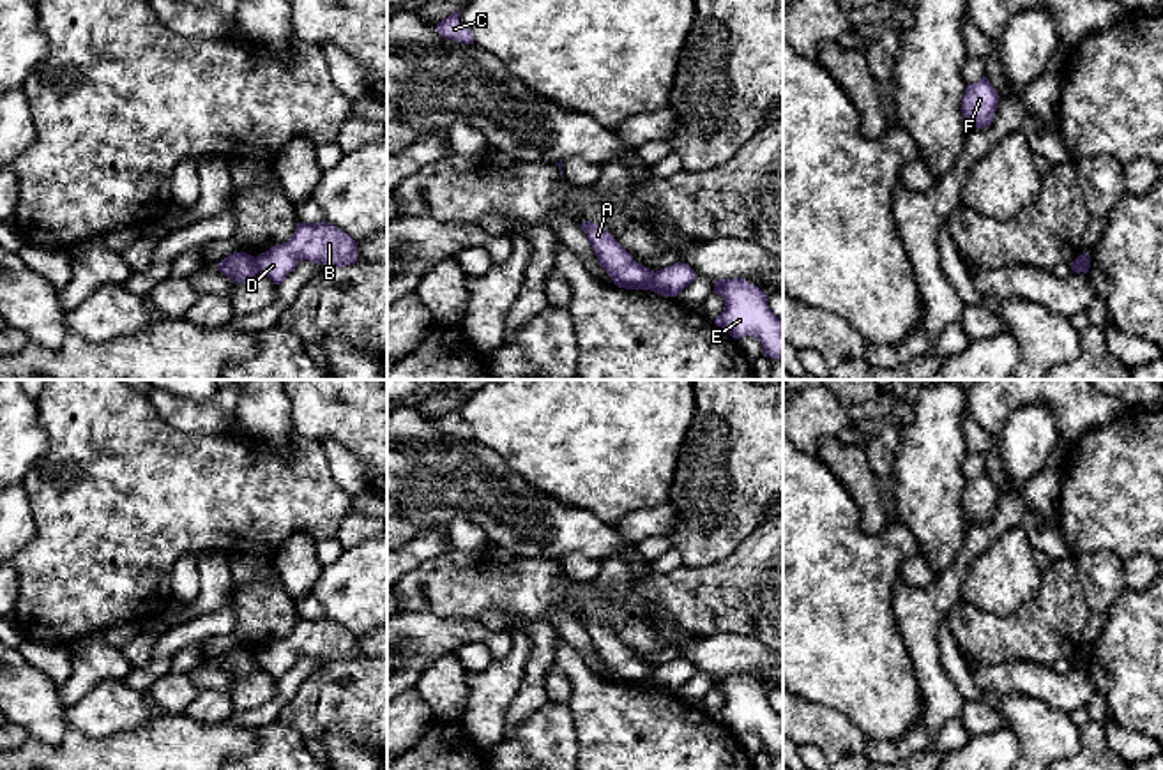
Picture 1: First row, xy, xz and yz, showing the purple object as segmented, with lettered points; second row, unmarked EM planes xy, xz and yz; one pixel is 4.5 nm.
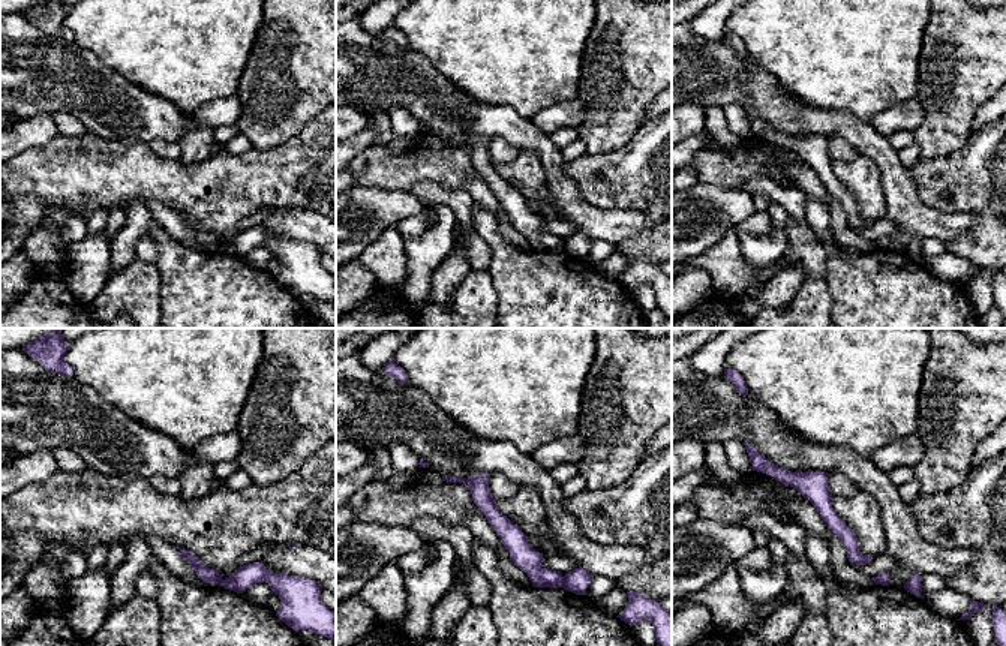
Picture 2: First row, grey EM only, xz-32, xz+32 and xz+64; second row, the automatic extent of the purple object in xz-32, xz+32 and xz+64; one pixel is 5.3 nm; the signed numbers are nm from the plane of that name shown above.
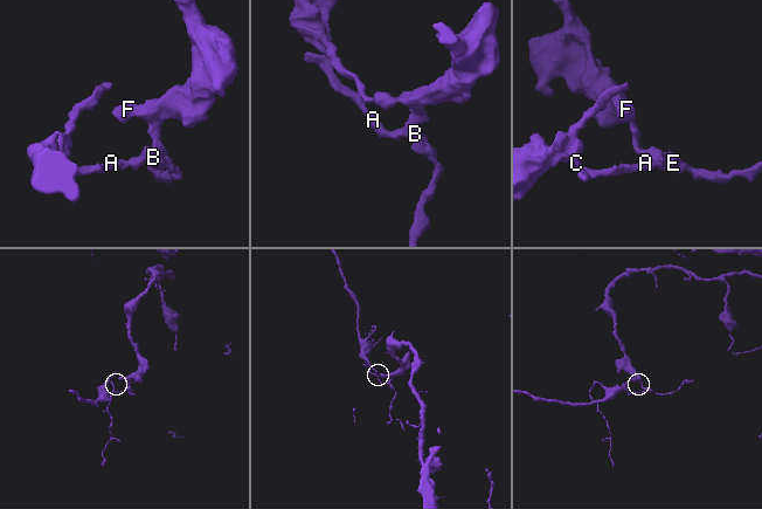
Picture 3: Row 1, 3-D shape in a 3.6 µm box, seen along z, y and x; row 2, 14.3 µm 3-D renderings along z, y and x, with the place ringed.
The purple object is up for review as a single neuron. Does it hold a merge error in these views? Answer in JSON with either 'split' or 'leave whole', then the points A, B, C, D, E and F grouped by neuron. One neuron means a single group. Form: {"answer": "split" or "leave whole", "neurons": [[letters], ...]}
{"answer": "split", "neurons": [["A", "C"], ["B", "D", "E", "F"]]}

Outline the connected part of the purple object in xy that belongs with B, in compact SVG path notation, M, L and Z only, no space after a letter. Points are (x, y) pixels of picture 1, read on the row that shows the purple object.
M327 221L316 224L299 223L285 244L272 245L255 258L256 270L279 284L295 270L300 260L331 267L355 263L357 244L348 233Z

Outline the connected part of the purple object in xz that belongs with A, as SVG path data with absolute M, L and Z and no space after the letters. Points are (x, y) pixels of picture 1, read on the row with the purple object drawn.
M583 221L580 226L613 284L636 291L650 288L654 270L636 263L603 226L590 221Z

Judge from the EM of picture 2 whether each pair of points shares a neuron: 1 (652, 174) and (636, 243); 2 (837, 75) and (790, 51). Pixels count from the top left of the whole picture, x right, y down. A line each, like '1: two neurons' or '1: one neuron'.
1: one neuron
2: one neuron

